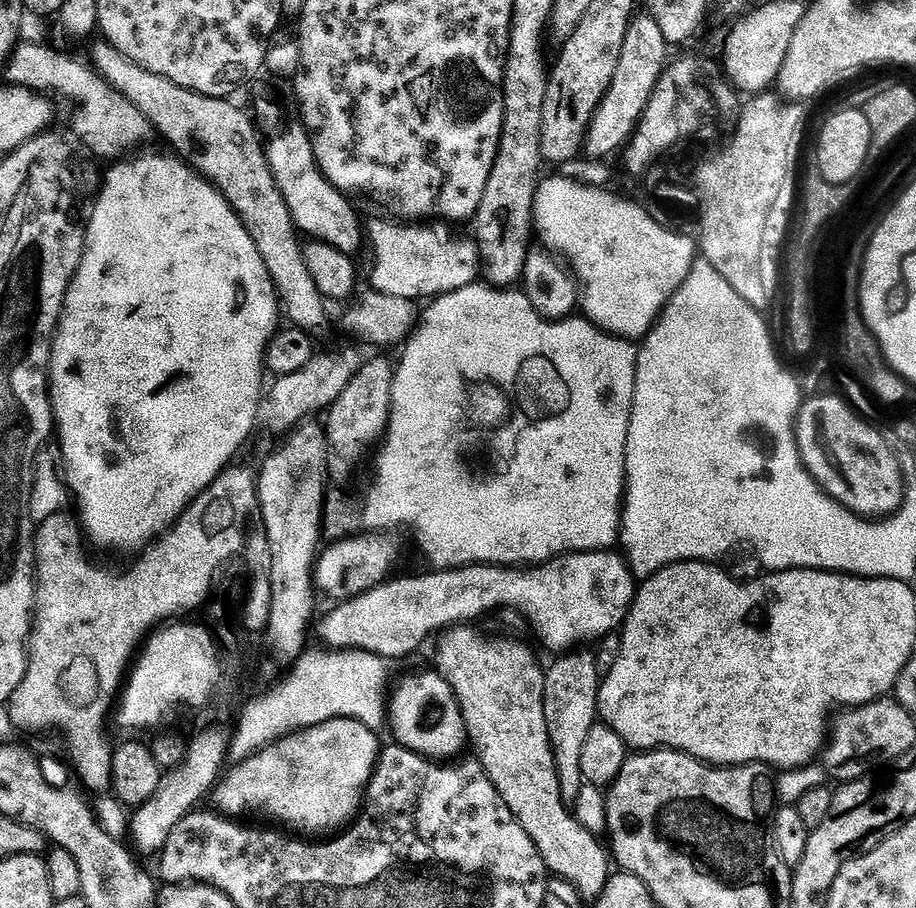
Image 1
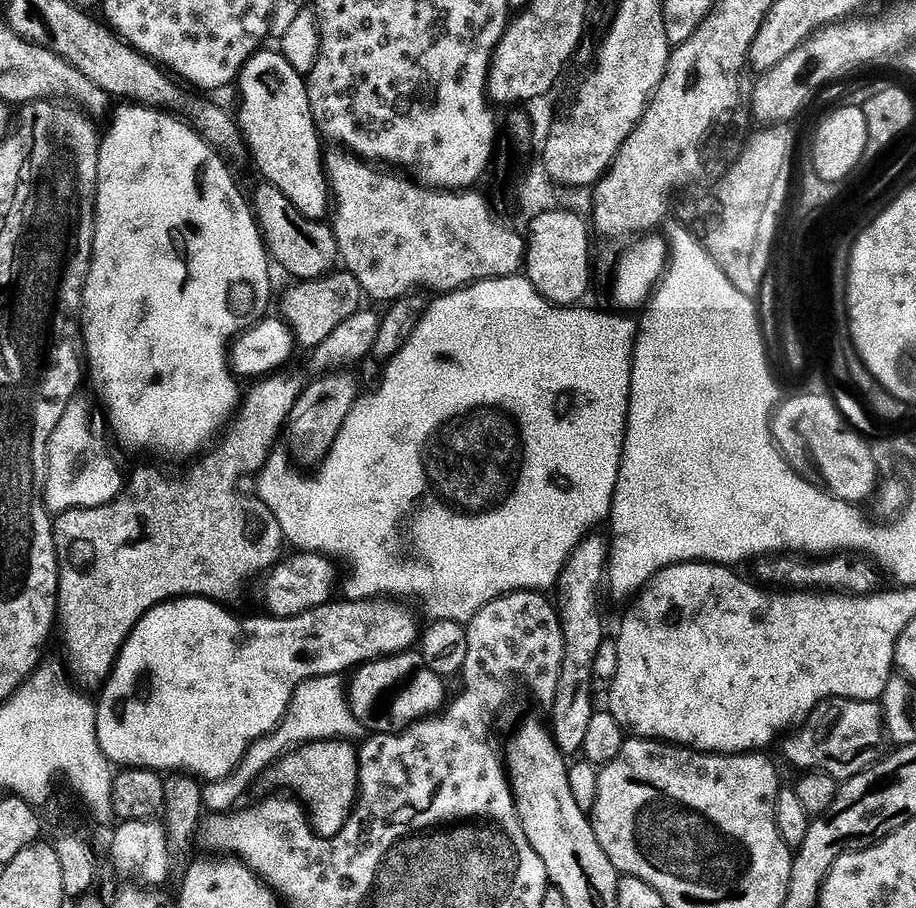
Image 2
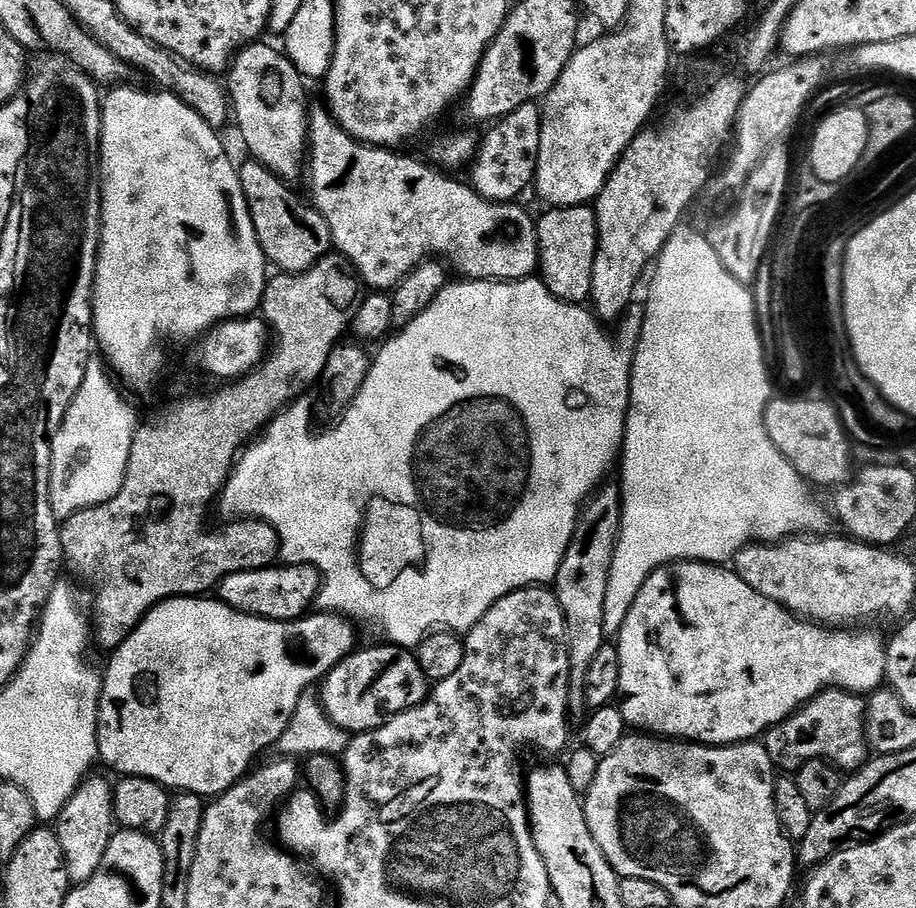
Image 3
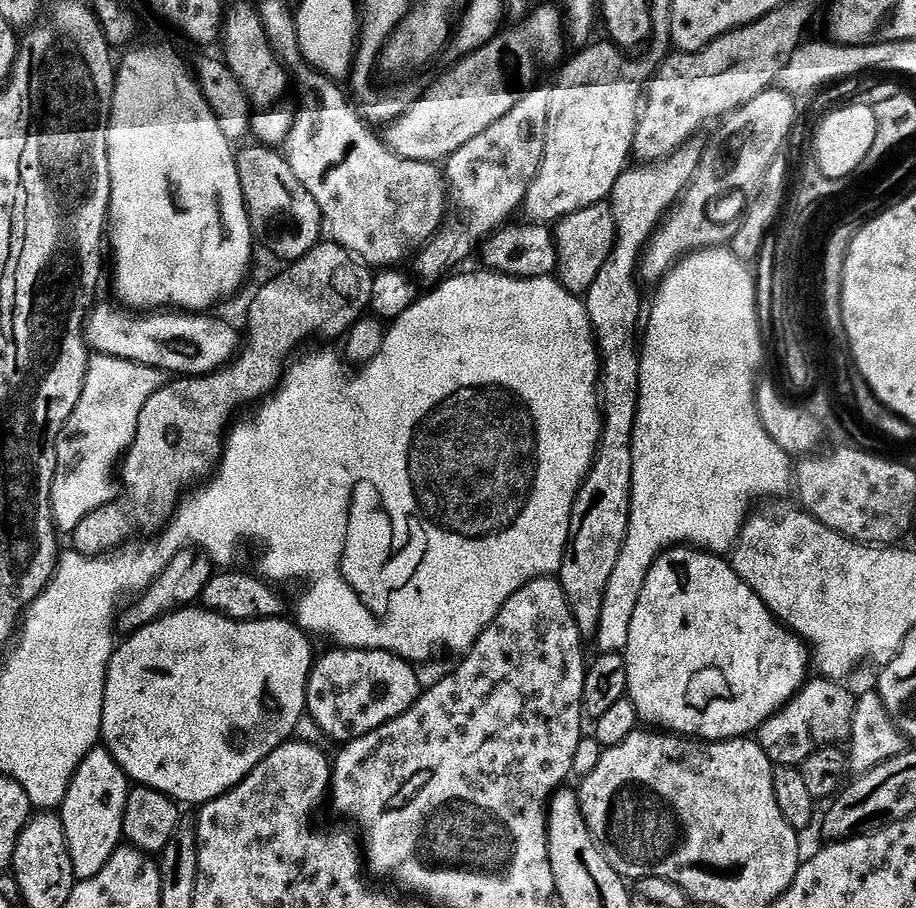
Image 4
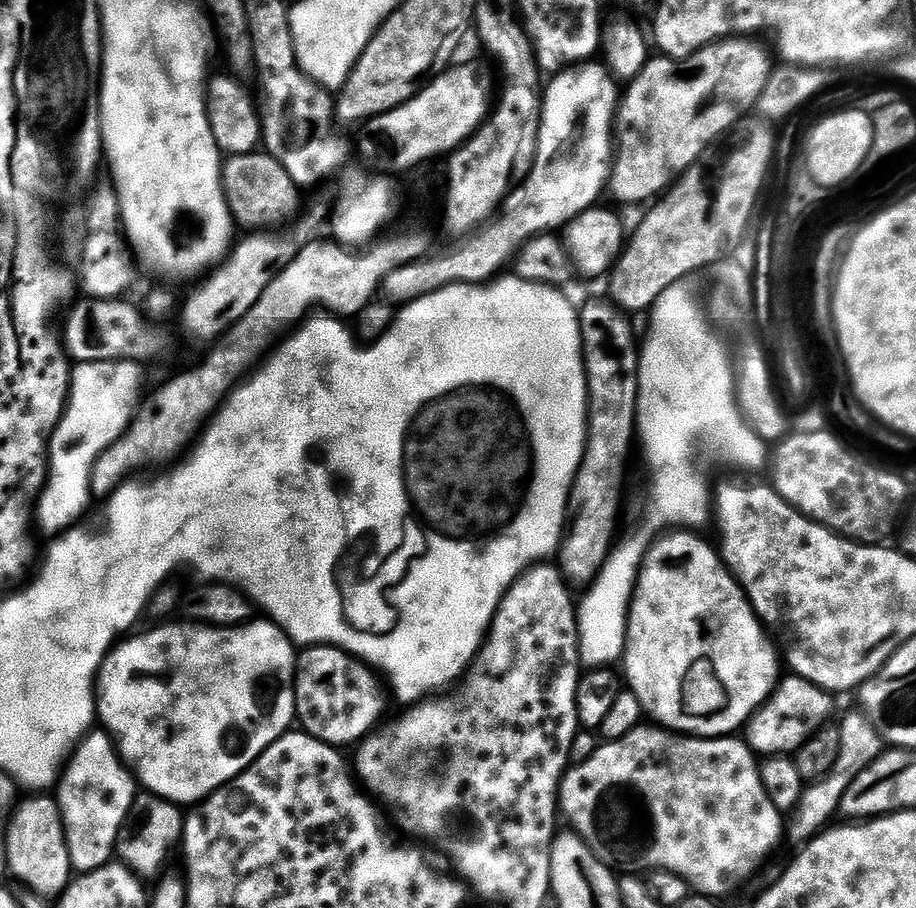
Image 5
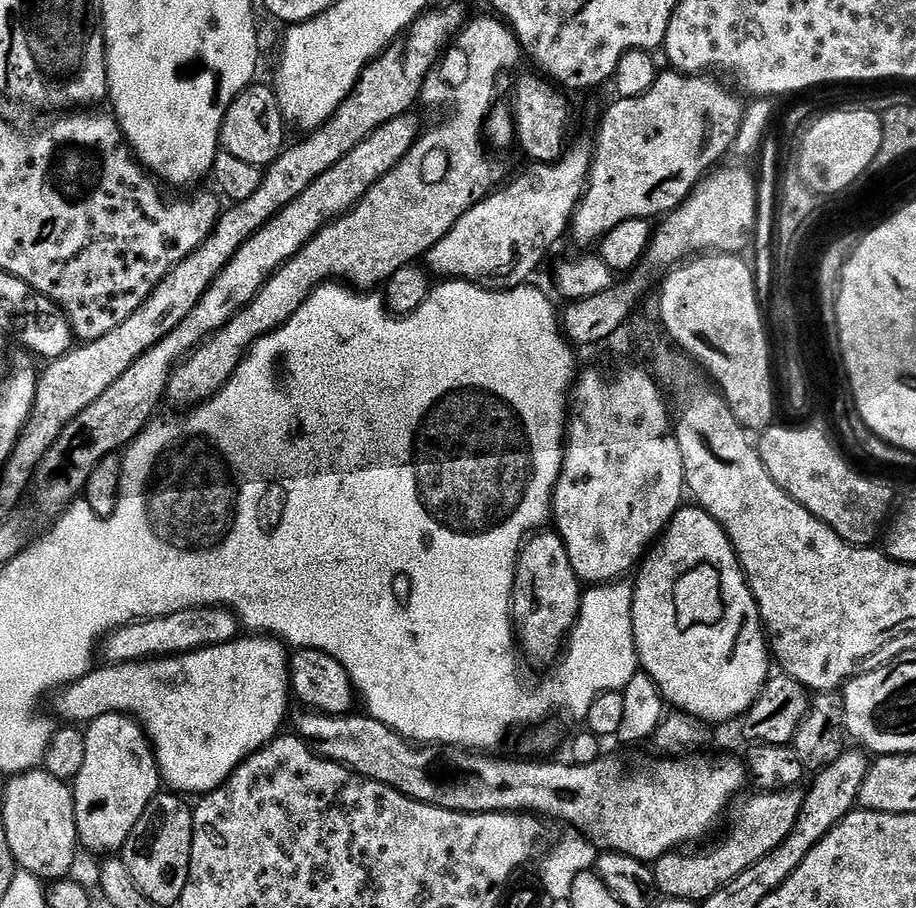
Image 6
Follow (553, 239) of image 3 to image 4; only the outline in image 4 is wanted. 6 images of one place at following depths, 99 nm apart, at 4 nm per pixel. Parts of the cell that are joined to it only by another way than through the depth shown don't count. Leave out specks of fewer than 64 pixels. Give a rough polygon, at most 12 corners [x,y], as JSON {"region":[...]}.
{"region":[[607,203],[563,216],[560,284],[583,297],[616,241]]}

